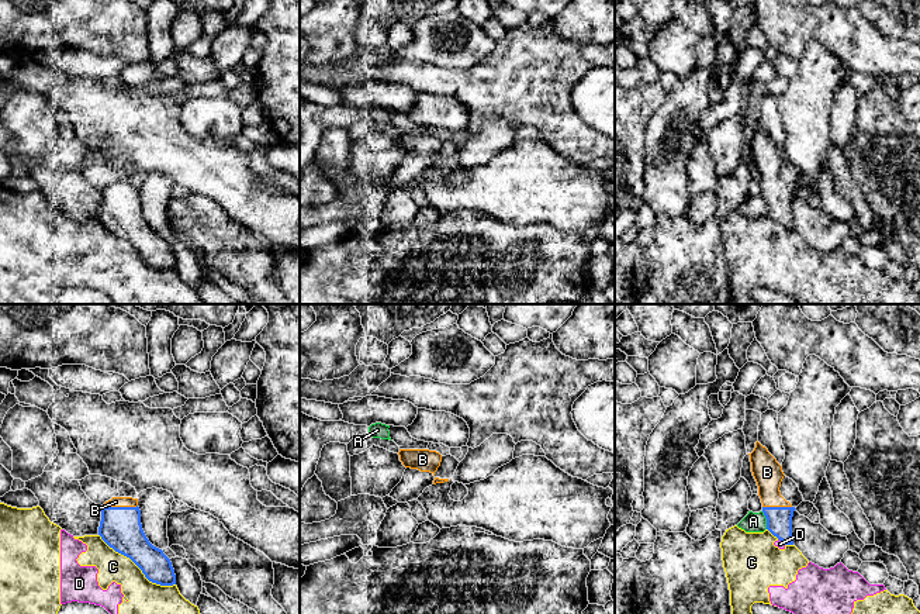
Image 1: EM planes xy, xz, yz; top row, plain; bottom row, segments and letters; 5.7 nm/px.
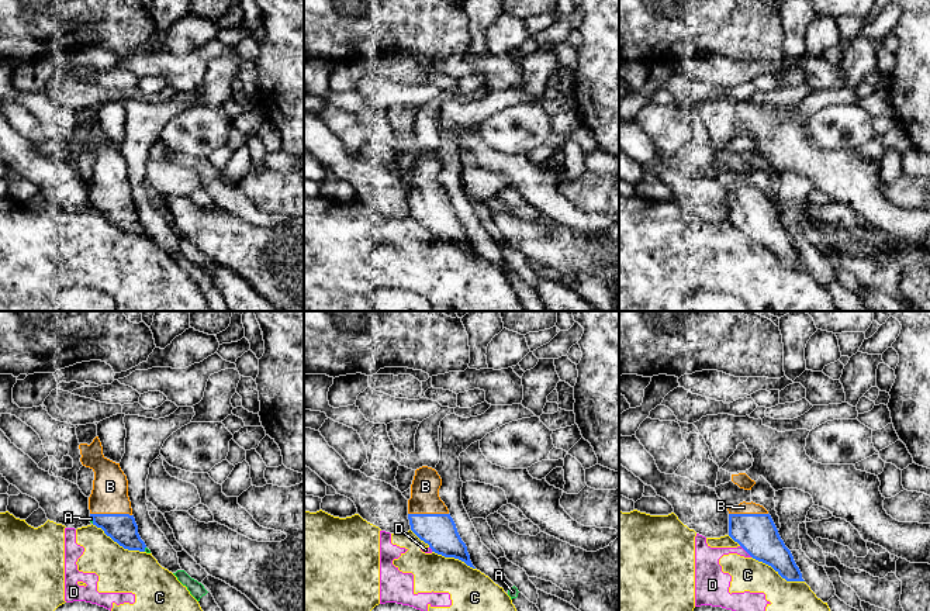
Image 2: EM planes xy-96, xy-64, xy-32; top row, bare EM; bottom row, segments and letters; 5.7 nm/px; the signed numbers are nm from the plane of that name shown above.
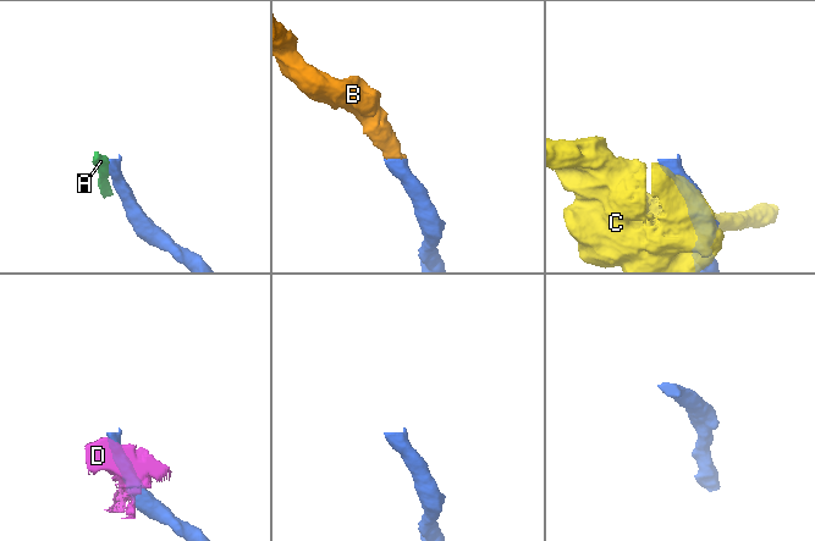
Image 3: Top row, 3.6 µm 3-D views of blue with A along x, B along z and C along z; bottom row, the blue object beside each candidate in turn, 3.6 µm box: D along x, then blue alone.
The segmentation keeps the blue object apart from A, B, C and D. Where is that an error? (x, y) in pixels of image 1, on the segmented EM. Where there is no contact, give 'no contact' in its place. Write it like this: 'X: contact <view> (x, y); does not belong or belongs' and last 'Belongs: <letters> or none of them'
A: contact yz (767, 520); does not belong
B: contact xy (120, 507); belongs
C: contact xy (137, 565); does not belong
D: contact yz (782, 541); does not belong
Belongs: B

